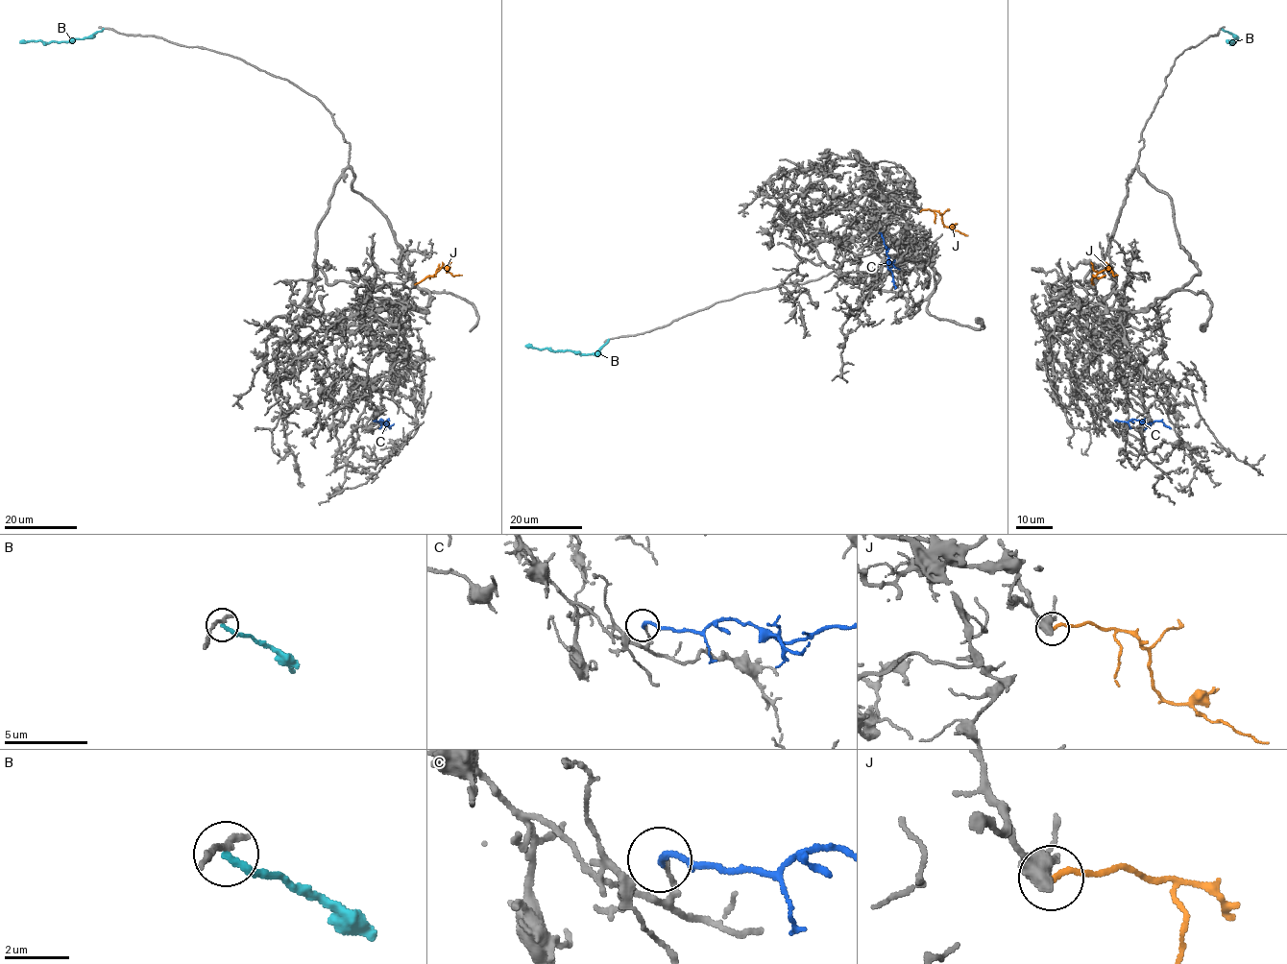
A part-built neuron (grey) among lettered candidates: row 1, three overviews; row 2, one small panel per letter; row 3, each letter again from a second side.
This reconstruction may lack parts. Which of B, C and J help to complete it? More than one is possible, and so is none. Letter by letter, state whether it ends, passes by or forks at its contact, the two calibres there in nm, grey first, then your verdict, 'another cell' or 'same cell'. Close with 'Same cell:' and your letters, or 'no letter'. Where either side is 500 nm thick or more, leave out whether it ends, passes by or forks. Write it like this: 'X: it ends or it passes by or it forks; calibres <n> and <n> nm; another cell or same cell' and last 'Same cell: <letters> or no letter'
B: it ends; calibres 190 and 240 nm; another cell
C: it ends; calibres 130 and 190 nm; another cell
J: it ends; calibres 440 and 170 nm; another cell
Same cell: no letter

